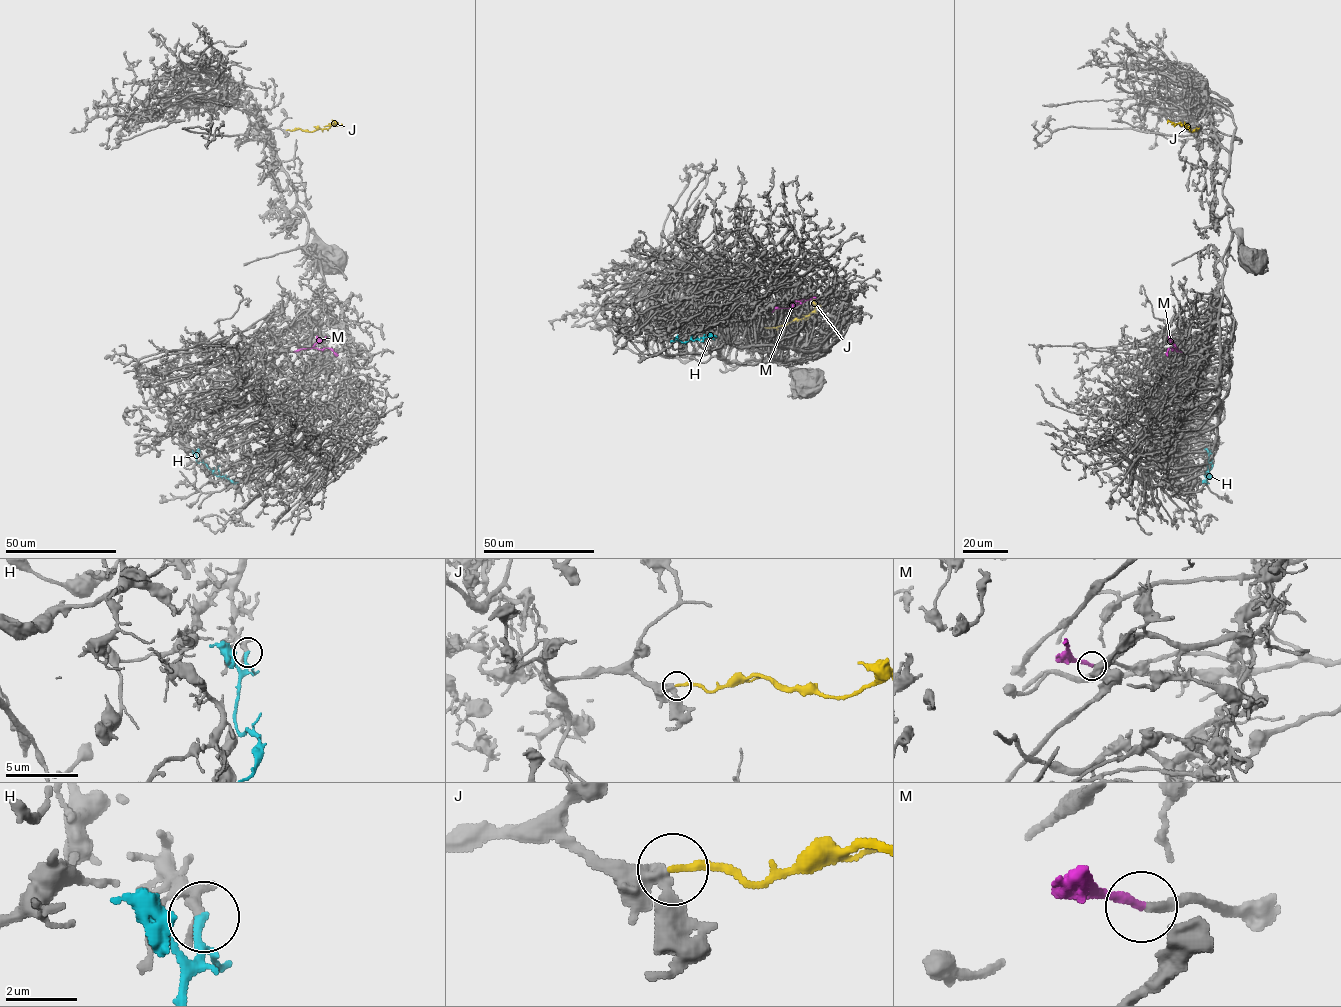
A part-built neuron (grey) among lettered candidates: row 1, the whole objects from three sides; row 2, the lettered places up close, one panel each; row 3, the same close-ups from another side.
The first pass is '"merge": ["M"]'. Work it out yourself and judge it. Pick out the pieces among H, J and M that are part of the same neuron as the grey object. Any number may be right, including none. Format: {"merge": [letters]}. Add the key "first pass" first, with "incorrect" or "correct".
{"first pass": "correct", "merge": ["M"]}

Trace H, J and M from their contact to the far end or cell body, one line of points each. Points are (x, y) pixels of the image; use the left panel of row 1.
H: (192, 450), (198, 462), (203, 462), (218, 476), (238, 482)
J: (286, 130), (326, 129), (336, 124), (331, 119)
M: (293, 352), (329, 348), (338, 356)

